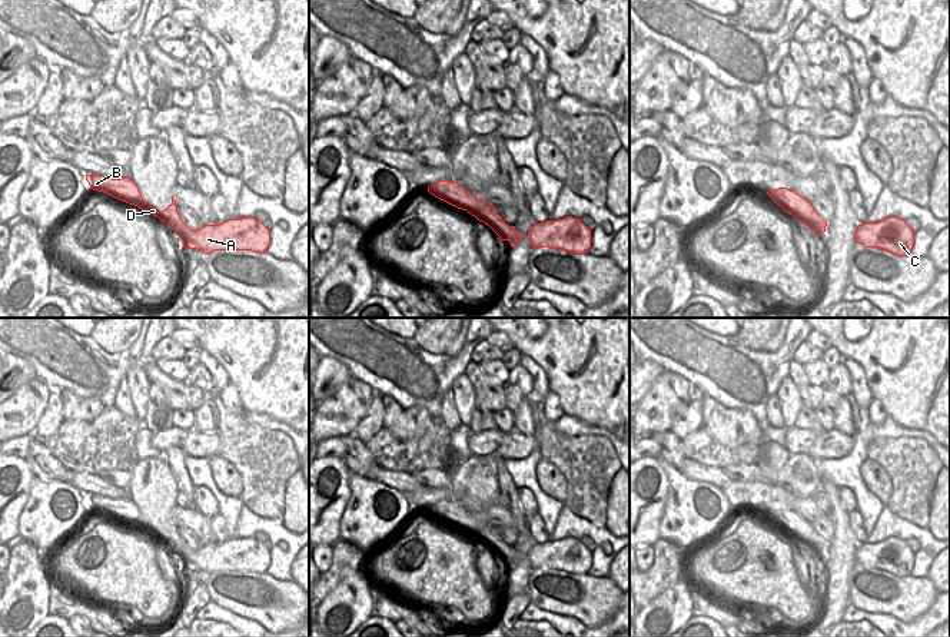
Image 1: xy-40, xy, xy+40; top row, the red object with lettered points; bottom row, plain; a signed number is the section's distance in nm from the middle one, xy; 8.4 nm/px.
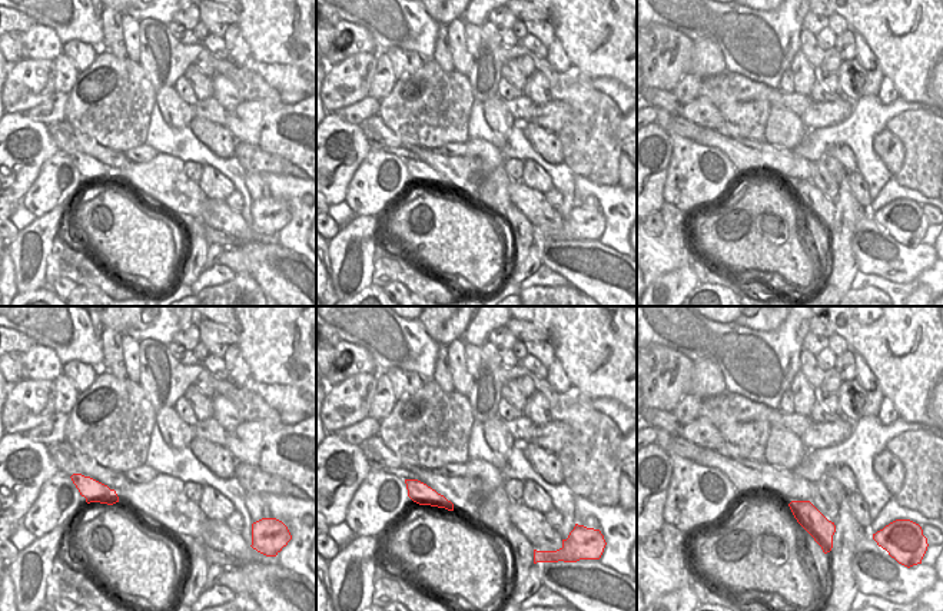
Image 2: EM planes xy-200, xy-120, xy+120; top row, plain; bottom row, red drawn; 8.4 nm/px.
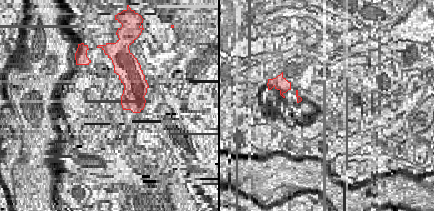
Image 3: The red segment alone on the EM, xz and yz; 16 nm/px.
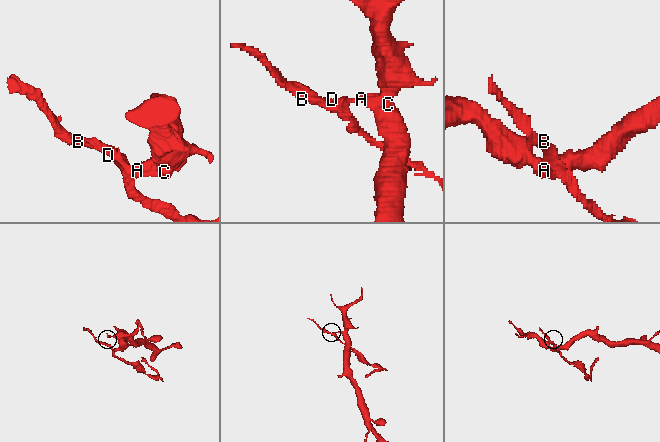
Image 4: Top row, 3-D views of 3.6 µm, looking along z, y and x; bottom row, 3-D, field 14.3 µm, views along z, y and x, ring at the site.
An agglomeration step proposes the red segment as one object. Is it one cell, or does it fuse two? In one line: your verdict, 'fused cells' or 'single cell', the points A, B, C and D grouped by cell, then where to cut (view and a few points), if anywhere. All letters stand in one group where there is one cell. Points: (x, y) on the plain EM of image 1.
fused cells; A C / B D; cut in xy-40 along (196, 551), (186, 553), (180, 558)

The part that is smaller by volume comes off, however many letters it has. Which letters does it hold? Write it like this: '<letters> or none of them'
B, D

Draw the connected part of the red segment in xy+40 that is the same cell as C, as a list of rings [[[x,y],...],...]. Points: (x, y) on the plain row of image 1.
[[[888,537],[880,543],[858,545],[854,563],[866,568],[887,571],[896,577],[907,577],[914,567],[914,551],[904,540]]]

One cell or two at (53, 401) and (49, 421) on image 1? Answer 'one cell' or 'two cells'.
one cell

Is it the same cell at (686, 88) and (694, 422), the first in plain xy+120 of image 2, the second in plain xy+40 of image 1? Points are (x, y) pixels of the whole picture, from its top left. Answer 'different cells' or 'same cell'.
same cell

